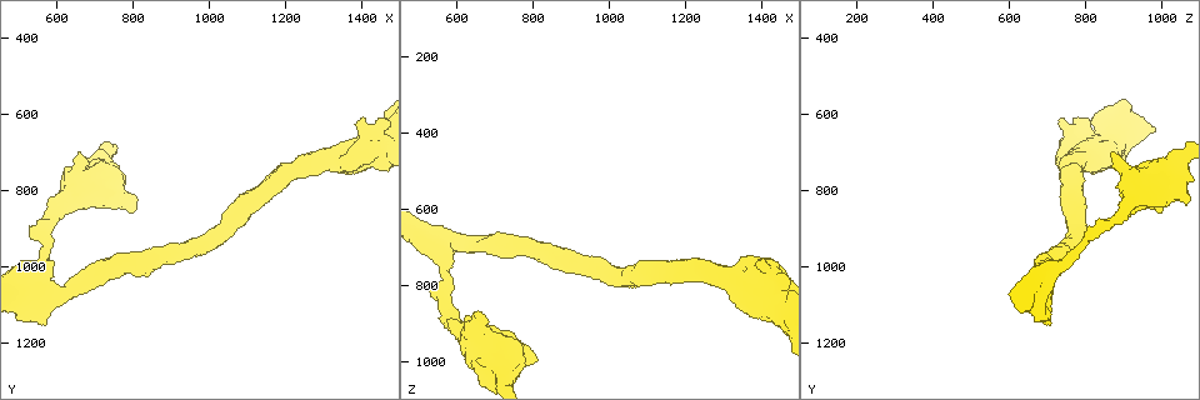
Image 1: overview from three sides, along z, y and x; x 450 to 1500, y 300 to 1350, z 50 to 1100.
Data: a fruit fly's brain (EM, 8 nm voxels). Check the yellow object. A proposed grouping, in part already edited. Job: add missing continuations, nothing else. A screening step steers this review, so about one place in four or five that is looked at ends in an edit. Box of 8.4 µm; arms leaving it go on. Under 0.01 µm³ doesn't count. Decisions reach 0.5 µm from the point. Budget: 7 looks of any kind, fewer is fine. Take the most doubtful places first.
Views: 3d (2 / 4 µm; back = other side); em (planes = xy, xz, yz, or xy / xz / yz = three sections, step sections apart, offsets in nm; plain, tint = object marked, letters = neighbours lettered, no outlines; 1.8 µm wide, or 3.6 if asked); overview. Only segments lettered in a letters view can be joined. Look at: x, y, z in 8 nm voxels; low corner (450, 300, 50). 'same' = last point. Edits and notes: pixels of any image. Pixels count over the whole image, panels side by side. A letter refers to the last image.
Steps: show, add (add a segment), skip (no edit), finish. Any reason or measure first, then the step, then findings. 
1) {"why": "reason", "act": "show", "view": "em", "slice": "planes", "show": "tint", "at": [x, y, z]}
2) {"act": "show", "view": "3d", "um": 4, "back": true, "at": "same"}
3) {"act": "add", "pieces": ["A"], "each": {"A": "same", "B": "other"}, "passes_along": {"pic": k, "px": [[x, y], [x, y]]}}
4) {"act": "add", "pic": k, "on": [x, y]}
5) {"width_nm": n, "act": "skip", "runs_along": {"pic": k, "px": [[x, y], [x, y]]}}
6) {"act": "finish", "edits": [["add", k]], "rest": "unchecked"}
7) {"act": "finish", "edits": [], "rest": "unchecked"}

{"act": "show", "view": "3d", "um": 4, "back": true, "at": [655, 705, 870]}

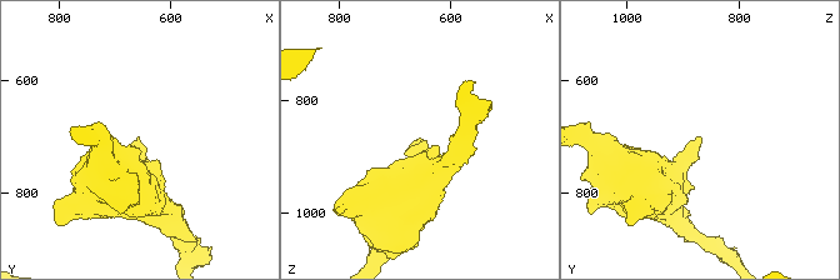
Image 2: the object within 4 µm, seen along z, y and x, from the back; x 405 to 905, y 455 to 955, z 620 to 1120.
{"act": "show", "view": "em", "slice": "planes", "show": "letters", "at": [660, 700, 865]}

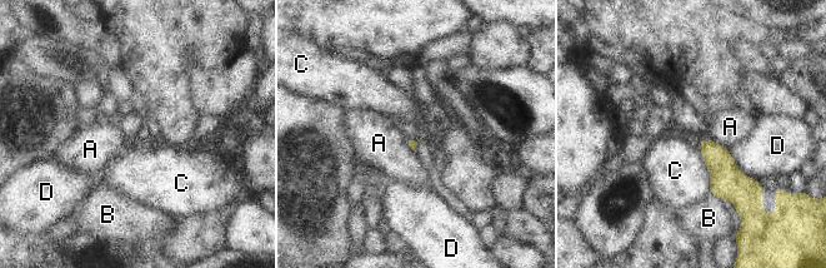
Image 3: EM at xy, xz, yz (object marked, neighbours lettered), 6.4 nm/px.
{"act": "skip", "each": {"A": "other", "B": "other", "C": "other", "D": "other"}, "border": {"pic": 3, "px": [[712, 140], [726, 148]]}, "found": "no lettered segment goes on from it"}

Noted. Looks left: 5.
{"act": "show", "view": "3d", "um": 2, "at": [1410, 605, 735]}

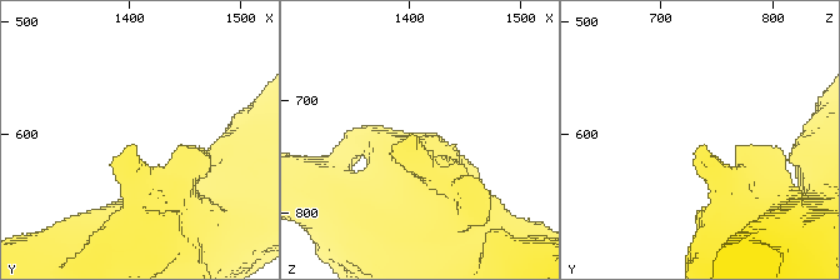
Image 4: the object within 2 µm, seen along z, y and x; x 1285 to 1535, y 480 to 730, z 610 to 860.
{"why": "shape alone is not enough", "act": "show", "view": "em", "slice": "planes", "show": "letters", "at": [1408, 610, 736]}

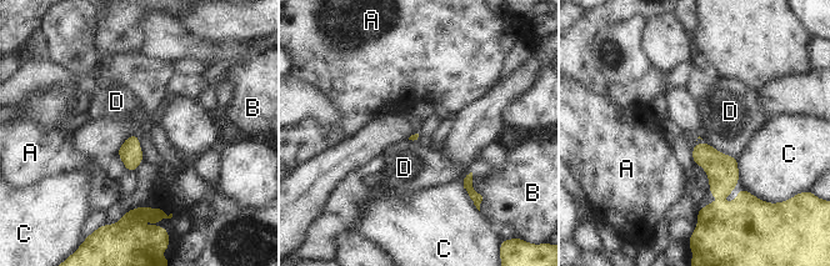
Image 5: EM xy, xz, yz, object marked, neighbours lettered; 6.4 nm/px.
{"act": "skip", "each": {"A": "other", "B": "other", "C": "other", "D": "other"}, "border": {"pic": 5, "px": [[711, 144], [718, 150], [736, 157]]}, "found": "no lettered segment goes on from it"}

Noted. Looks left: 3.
{"why": "an open end", "act": "show", "view": "em", "slice": "planes", "show": "letters", "at": [800, 850, 1000]}

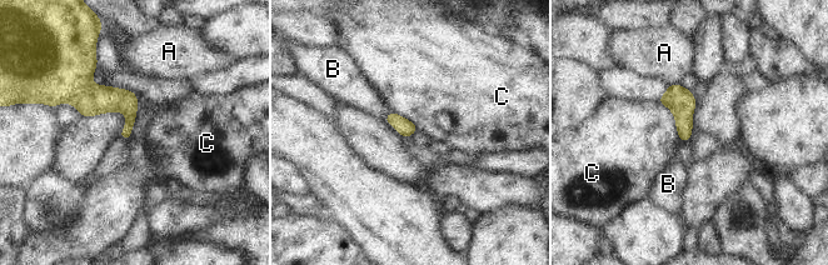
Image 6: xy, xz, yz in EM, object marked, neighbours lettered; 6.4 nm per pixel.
{"act": "skip", "each": {"A": "other", "B": "other", "C": "other"}, "border": {"pic": 6, "px": [[657, 101], [673, 115], [681, 143]]}, "found": "none of them fits"}

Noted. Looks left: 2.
{"act": "finish", "edits": [], "rest": "unchecked"}

